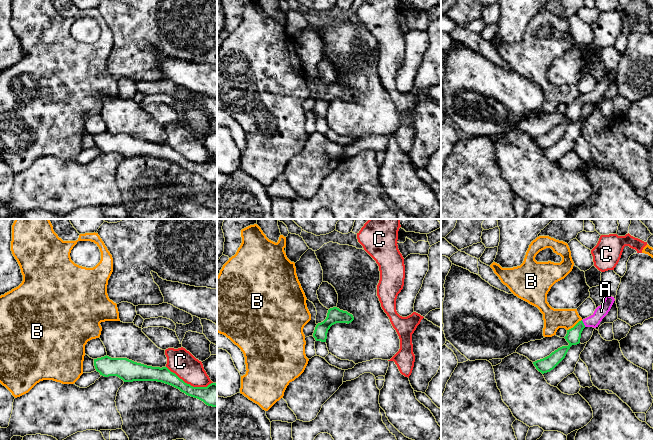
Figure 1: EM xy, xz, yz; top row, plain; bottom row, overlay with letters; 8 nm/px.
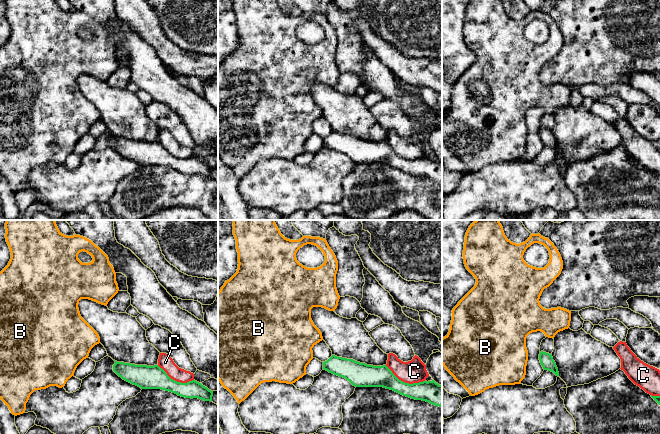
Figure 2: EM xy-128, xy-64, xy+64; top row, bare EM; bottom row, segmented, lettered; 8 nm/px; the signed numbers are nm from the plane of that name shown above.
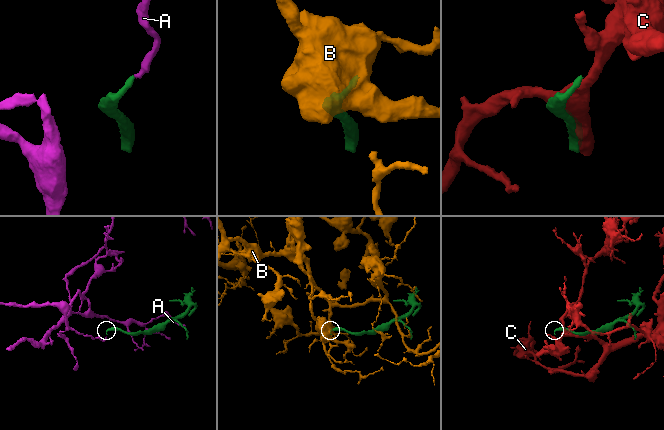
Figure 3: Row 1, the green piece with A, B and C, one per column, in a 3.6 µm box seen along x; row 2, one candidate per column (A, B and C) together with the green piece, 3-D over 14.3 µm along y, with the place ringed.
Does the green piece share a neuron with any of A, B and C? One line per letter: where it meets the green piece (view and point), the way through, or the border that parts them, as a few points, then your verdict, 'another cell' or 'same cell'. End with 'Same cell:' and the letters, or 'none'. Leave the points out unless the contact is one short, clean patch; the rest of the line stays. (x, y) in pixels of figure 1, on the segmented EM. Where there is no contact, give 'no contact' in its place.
A: yz (583, 323) | across yz (573, 335), (583, 323), (591, 321), (601, 311) | same cell
B: yz (575, 325) | along yz (581, 319), (567, 330) | another cell
C: xy (189, 384) | another cell
Same cell: A

